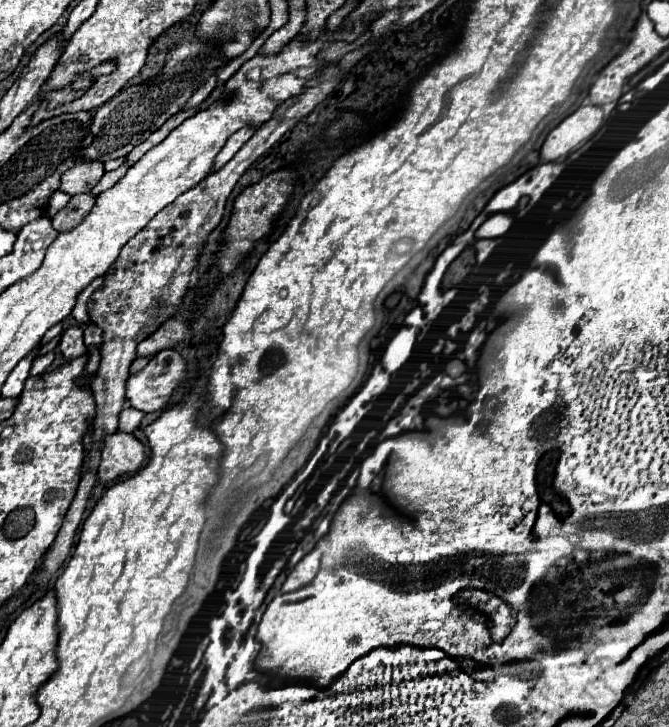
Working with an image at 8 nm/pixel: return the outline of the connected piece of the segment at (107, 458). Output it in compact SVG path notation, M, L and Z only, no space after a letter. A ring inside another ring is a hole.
M113 432L111 436L103 436L101 444L101 464L99 464L99 480L115 482L119 478L135 474L143 464L145 452L143 444L127 432Z

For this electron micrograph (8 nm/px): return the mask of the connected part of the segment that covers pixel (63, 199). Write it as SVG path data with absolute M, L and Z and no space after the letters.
M57 190L57 192L51 196L51 200L49 200L49 216L57 214L61 208L65 208L67 202L69 202L69 198L71 198L71 196L67 196L67 194L63 194L63 192Z

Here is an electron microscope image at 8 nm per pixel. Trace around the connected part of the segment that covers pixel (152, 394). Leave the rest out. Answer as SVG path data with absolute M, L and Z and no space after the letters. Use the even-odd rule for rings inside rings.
M161 350L149 364L129 376L125 398L135 410L157 412L185 378L185 360L175 350Z

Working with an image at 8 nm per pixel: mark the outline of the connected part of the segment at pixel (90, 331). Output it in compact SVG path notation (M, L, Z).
M89 322L85 326L85 342L87 342L87 346L93 346L93 344L99 346L101 344L101 328Z

